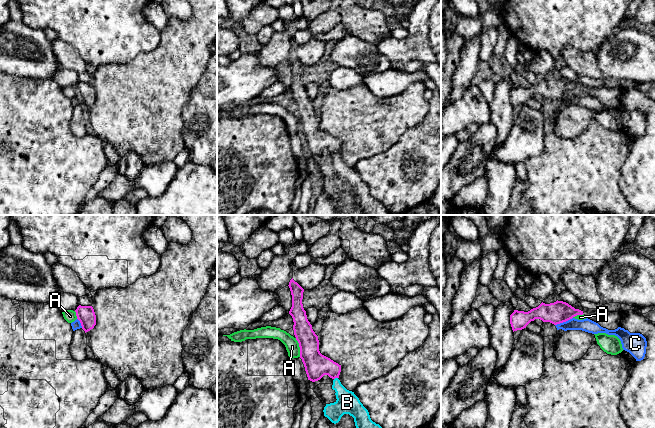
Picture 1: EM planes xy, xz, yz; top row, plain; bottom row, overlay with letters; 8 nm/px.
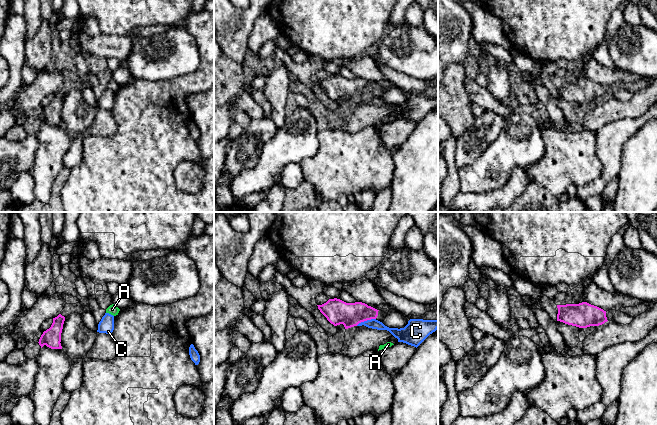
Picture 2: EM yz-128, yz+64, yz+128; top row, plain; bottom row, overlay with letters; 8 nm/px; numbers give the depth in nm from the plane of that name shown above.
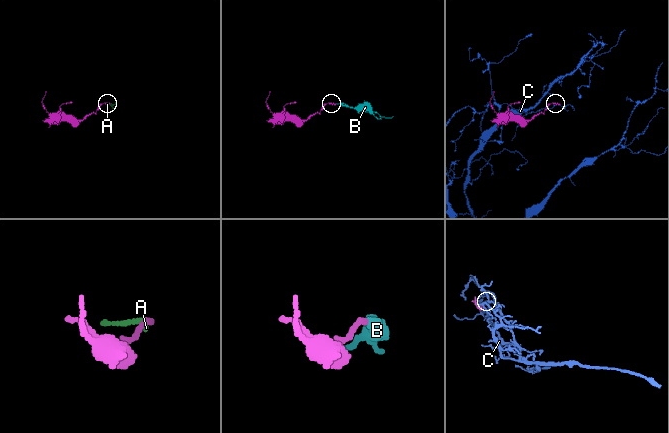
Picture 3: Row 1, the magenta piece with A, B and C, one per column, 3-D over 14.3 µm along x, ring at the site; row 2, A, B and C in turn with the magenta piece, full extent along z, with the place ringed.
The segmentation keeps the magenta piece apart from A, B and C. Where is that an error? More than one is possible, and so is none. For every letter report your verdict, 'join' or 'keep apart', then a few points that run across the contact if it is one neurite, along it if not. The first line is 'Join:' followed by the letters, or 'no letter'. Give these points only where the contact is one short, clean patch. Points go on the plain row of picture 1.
Join: B
A: keep apart; line xz (295, 114), (298, 119), (300, 132)
B: join; line xz (316, 141), (323, 141), (335, 153), (336, 160), (347, 178)
C: keep apart; line yz (572, 93), (555, 101)

